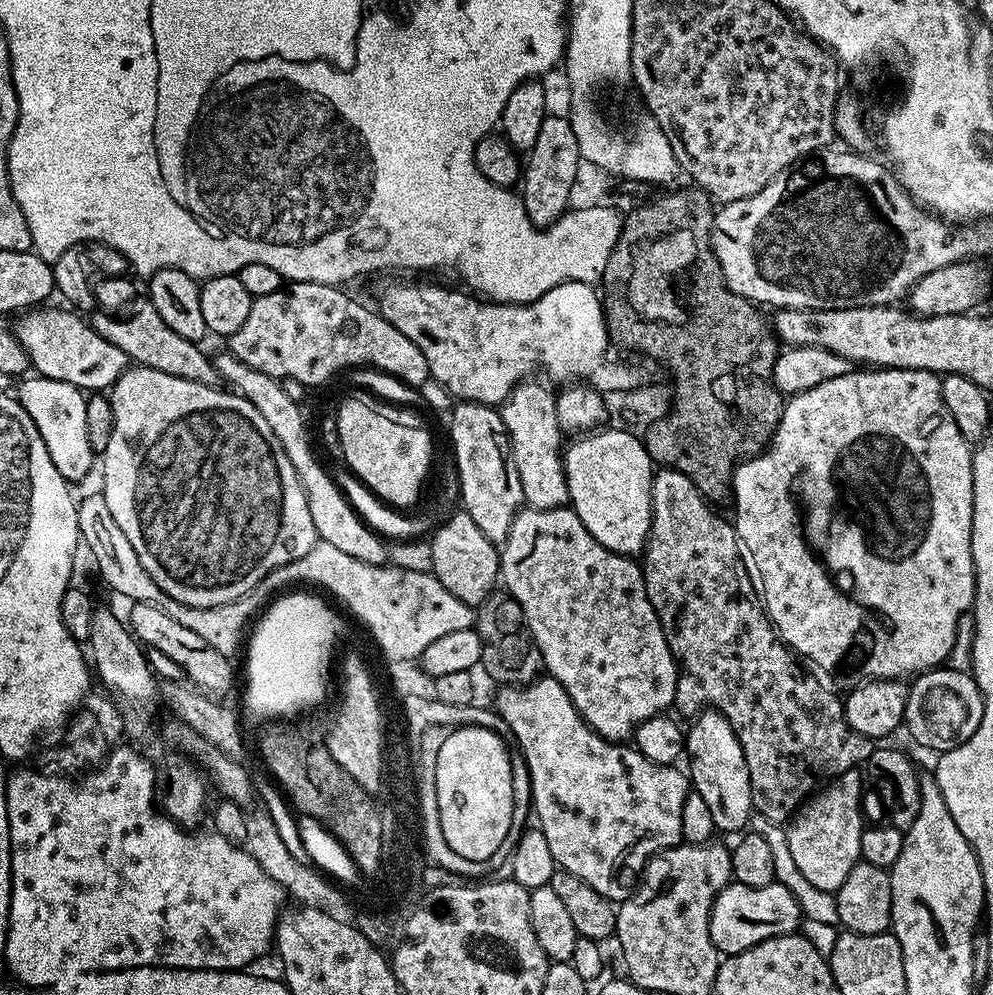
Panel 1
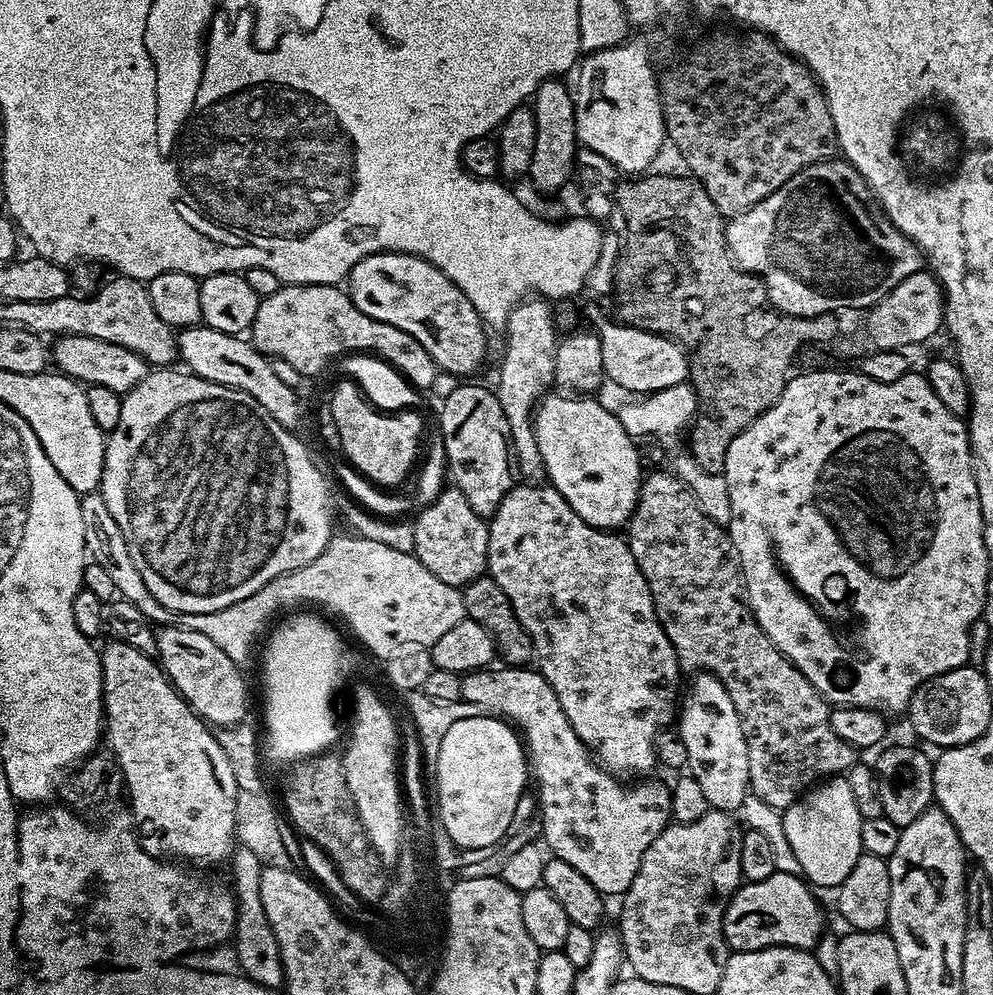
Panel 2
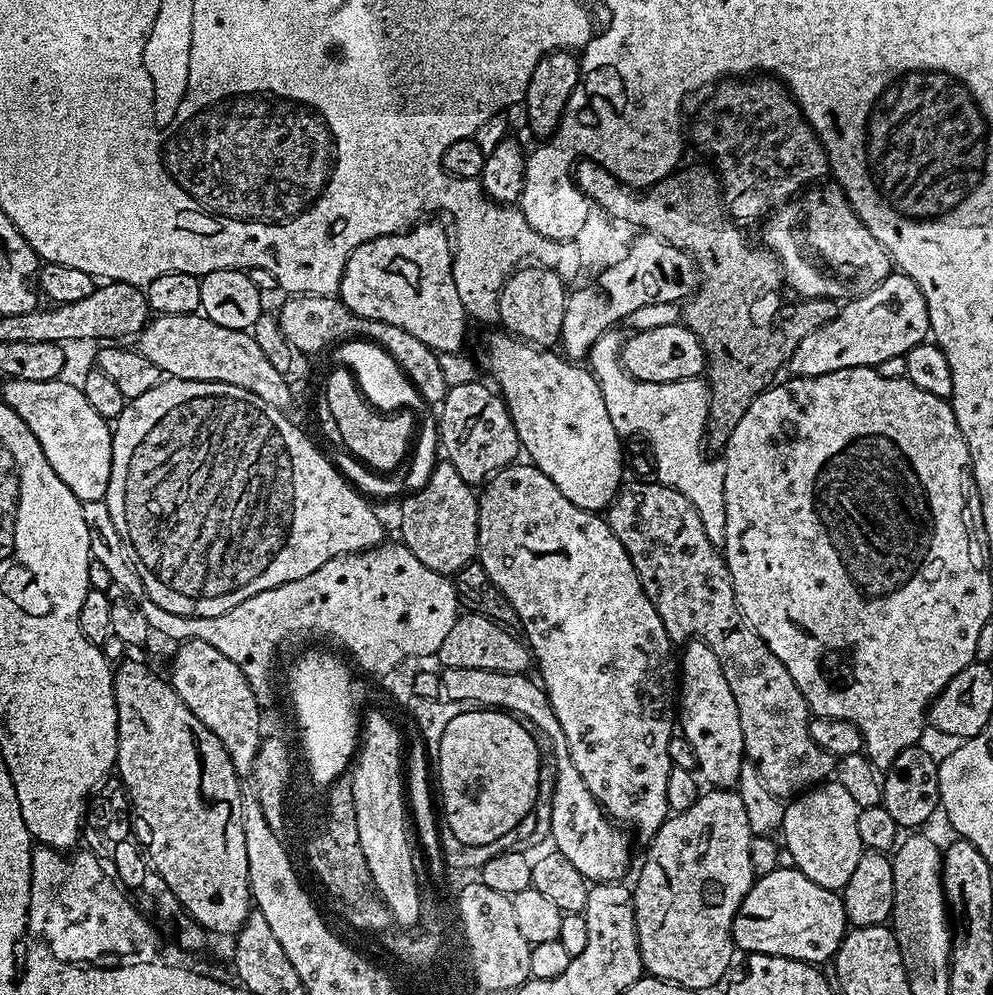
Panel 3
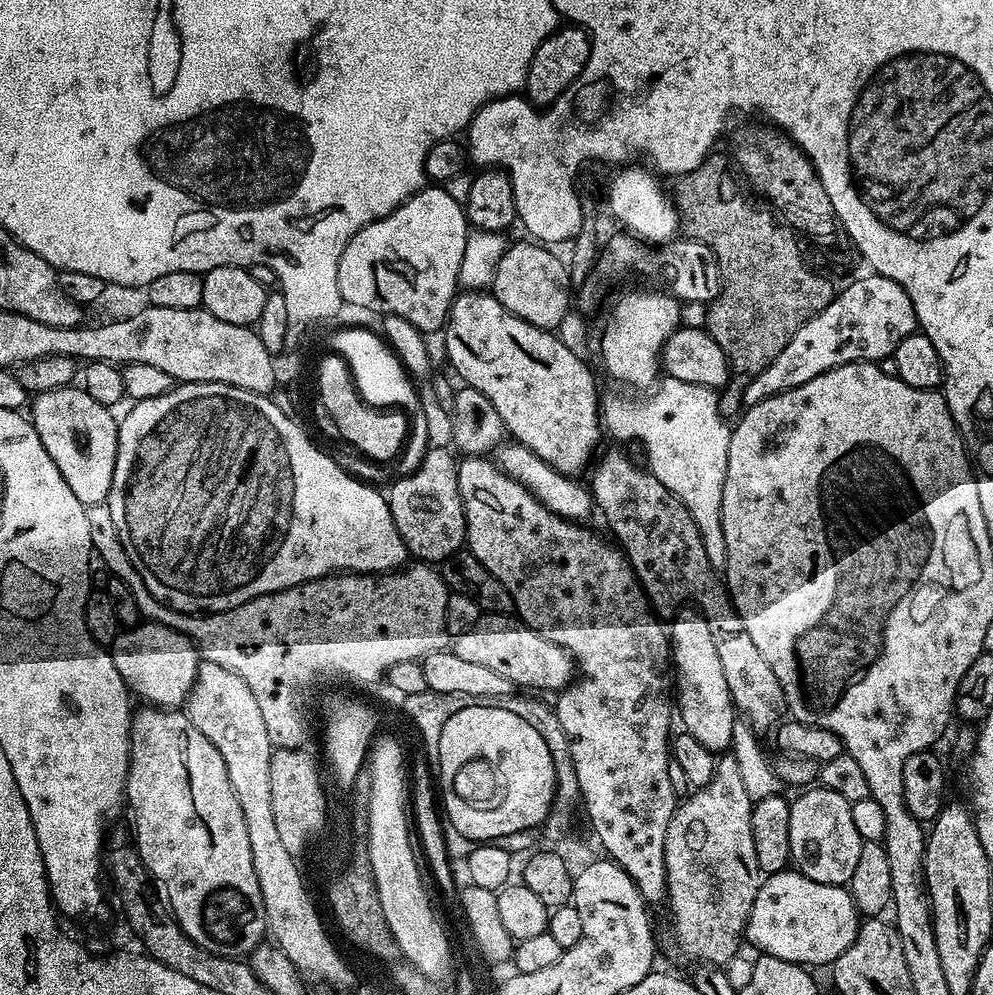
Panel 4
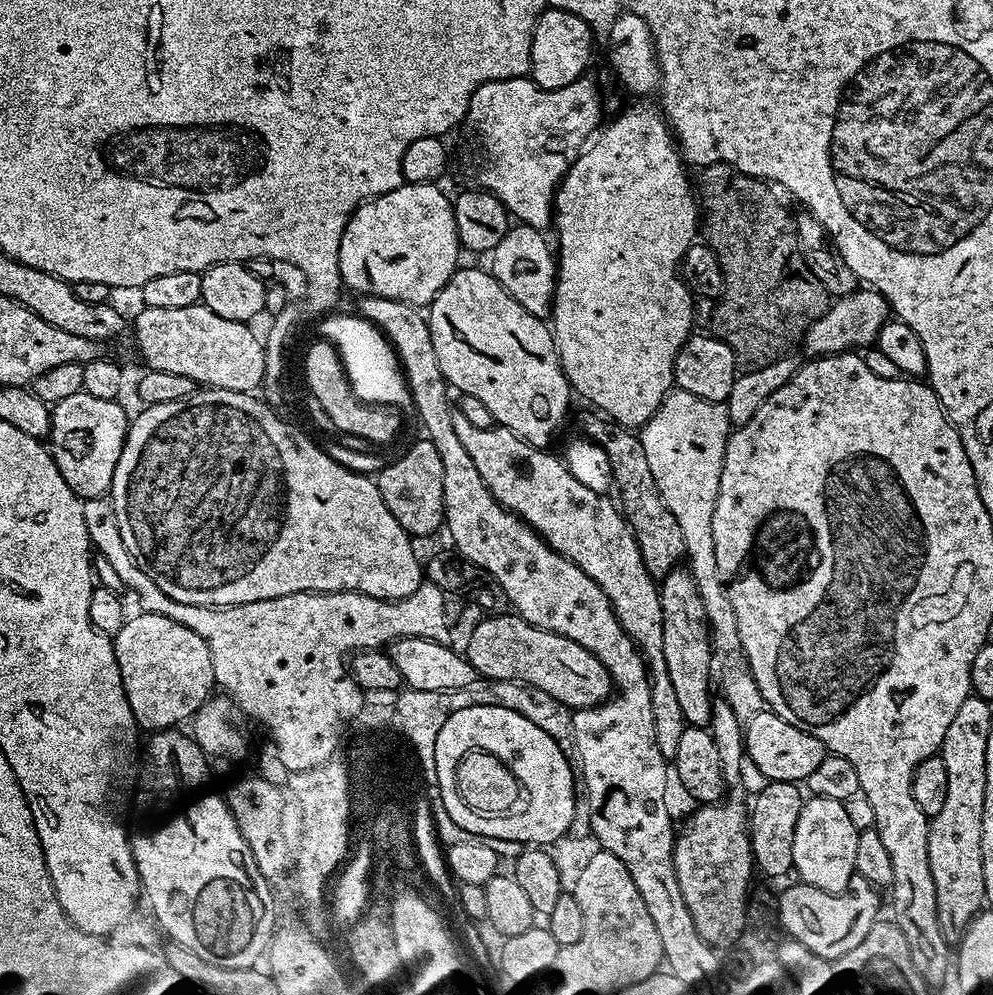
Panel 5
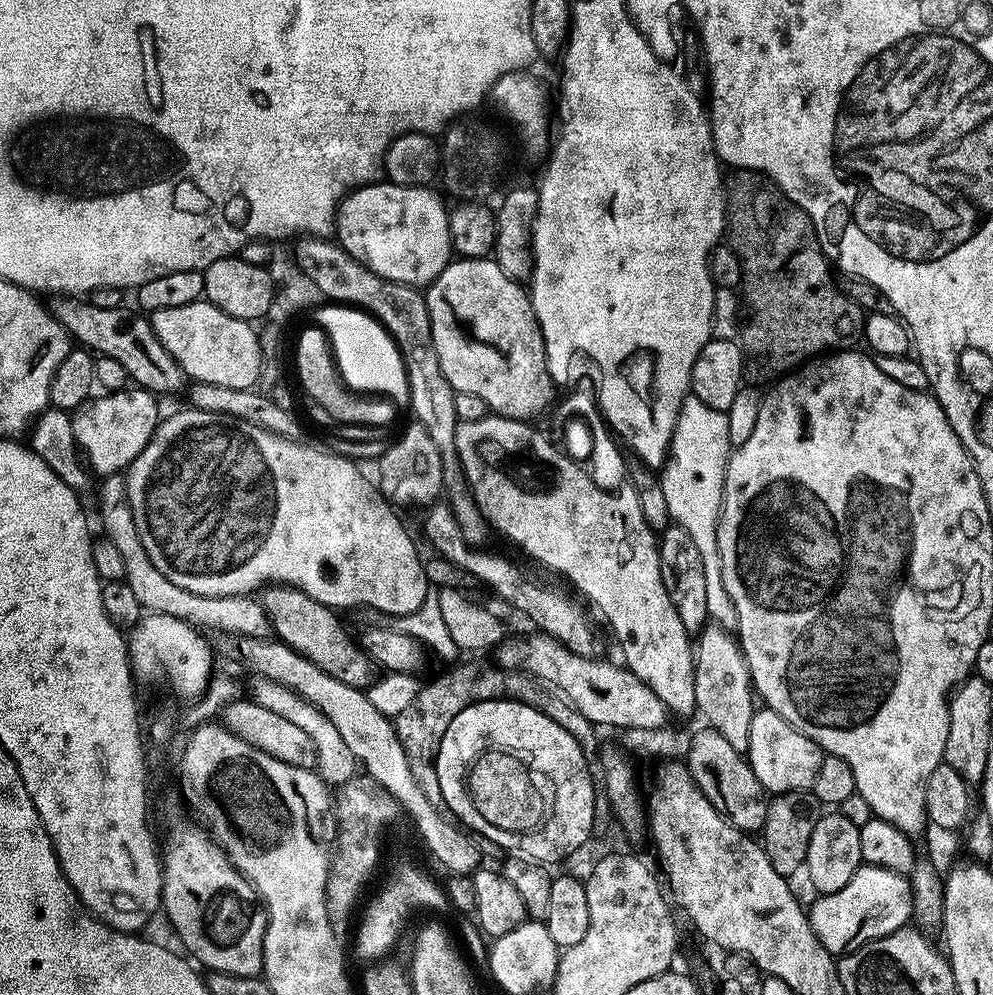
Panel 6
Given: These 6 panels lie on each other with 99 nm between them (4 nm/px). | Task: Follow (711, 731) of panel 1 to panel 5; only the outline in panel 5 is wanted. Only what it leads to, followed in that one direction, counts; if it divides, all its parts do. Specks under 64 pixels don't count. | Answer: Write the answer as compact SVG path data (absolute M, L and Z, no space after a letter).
M688 570L671 572L659 581L658 587L660 601L664 607L662 650L666 658L666 670L670 674L670 682L678 698L678 706L682 706L682 714L689 725L707 725L712 719L714 703L714 695L712 696L714 657L702 594L691 571Z

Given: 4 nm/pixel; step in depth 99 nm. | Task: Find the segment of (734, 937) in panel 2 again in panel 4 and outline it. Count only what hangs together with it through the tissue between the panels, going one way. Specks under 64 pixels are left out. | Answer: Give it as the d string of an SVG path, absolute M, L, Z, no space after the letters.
M785 870L771 873L761 883L750 910L746 925L746 940L757 948L757 953L782 958L791 964L813 966L812 964L831 965L854 942L856 932L860 929L862 917L856 910L852 894L847 887L838 884L823 884L806 878L798 870Z

